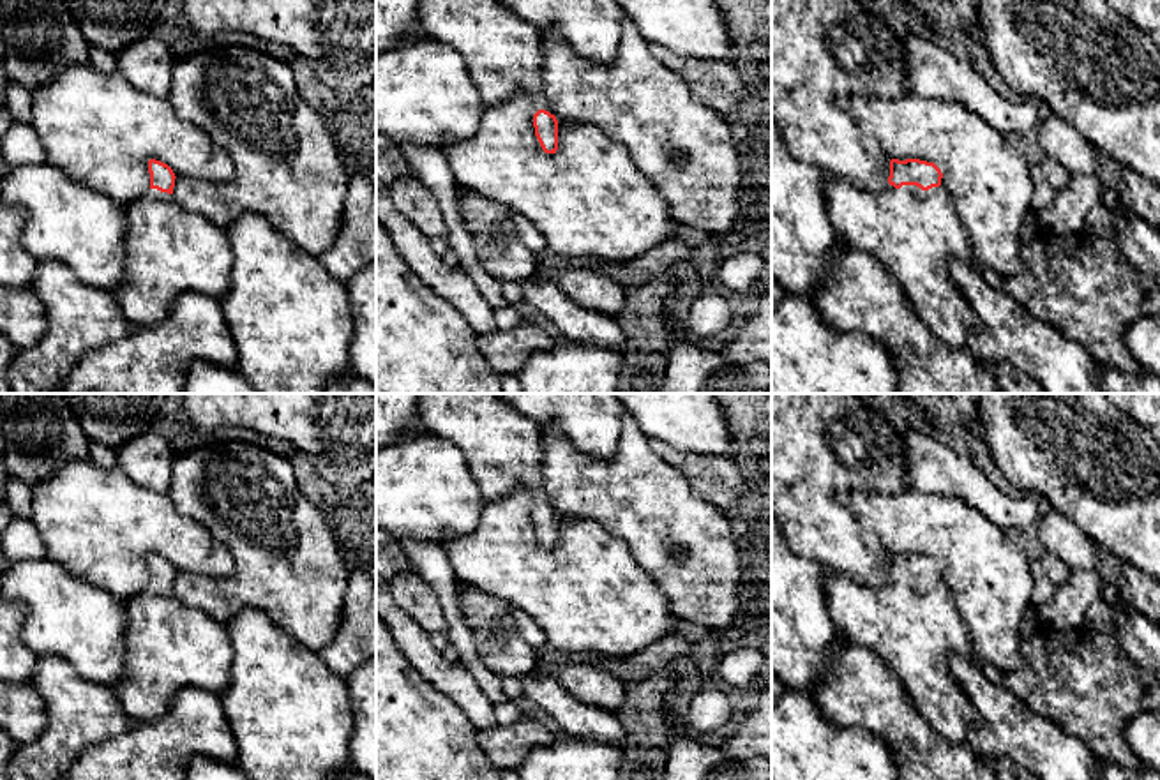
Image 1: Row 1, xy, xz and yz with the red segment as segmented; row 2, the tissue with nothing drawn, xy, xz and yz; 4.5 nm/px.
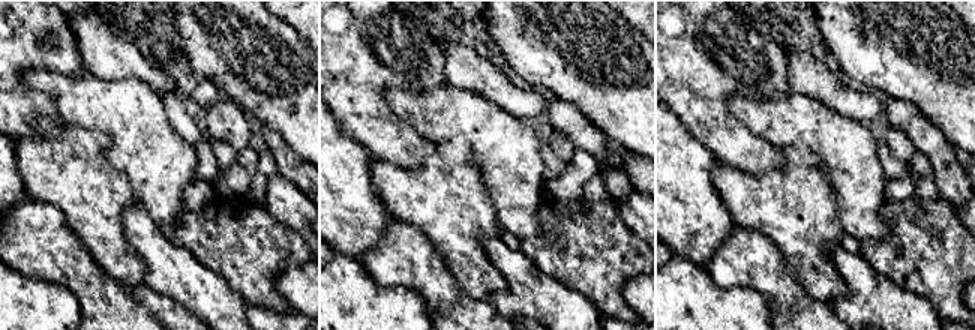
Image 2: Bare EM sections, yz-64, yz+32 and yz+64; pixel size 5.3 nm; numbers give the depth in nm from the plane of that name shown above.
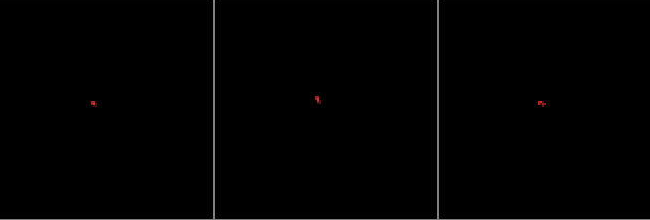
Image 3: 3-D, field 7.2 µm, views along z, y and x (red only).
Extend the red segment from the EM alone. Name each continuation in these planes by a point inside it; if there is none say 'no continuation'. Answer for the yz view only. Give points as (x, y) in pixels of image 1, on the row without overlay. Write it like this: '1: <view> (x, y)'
1: yz (913, 629)

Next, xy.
1: xy (170, 646)

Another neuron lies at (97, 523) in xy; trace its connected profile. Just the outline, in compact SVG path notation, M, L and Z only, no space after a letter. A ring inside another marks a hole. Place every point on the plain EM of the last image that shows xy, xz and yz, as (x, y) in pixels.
M92 459L65 461L32 487L32 496L32 522L48 558L122 604L150 584L150 554L168 559L175 572L207 577L233 574L231 552L205 526L182 515L168 494L138 485L118 466L102 468Z

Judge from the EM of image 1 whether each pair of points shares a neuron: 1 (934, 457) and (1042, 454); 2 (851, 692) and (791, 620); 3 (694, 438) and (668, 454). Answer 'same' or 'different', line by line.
1: different
2: different
3: different

